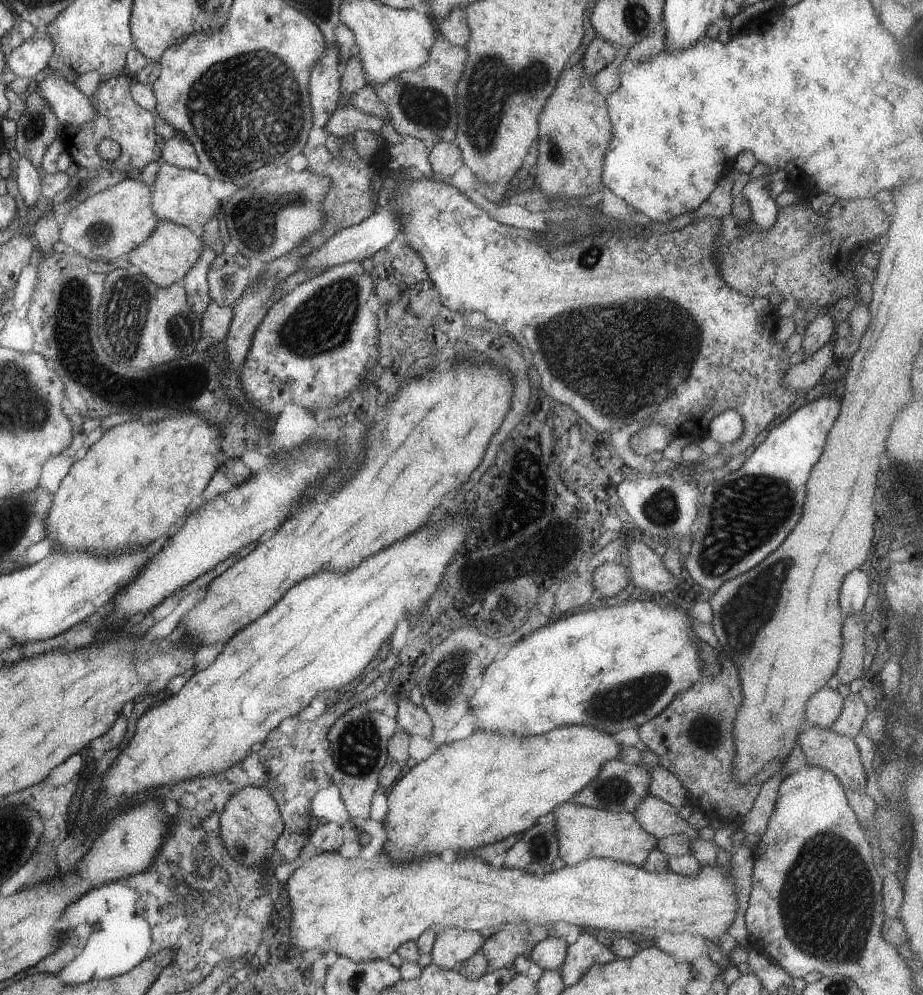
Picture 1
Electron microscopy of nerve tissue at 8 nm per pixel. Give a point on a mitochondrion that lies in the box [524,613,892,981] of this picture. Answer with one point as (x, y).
(826, 930)

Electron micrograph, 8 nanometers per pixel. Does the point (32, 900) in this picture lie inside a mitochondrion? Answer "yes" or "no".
no

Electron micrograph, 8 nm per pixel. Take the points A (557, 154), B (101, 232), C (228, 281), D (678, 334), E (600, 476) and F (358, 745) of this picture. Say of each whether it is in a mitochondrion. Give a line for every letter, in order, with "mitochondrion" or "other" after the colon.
A: mitochondrion
B: mitochondrion
C: mitochondrion
D: mitochondrion
E: other
F: mitochondrion

